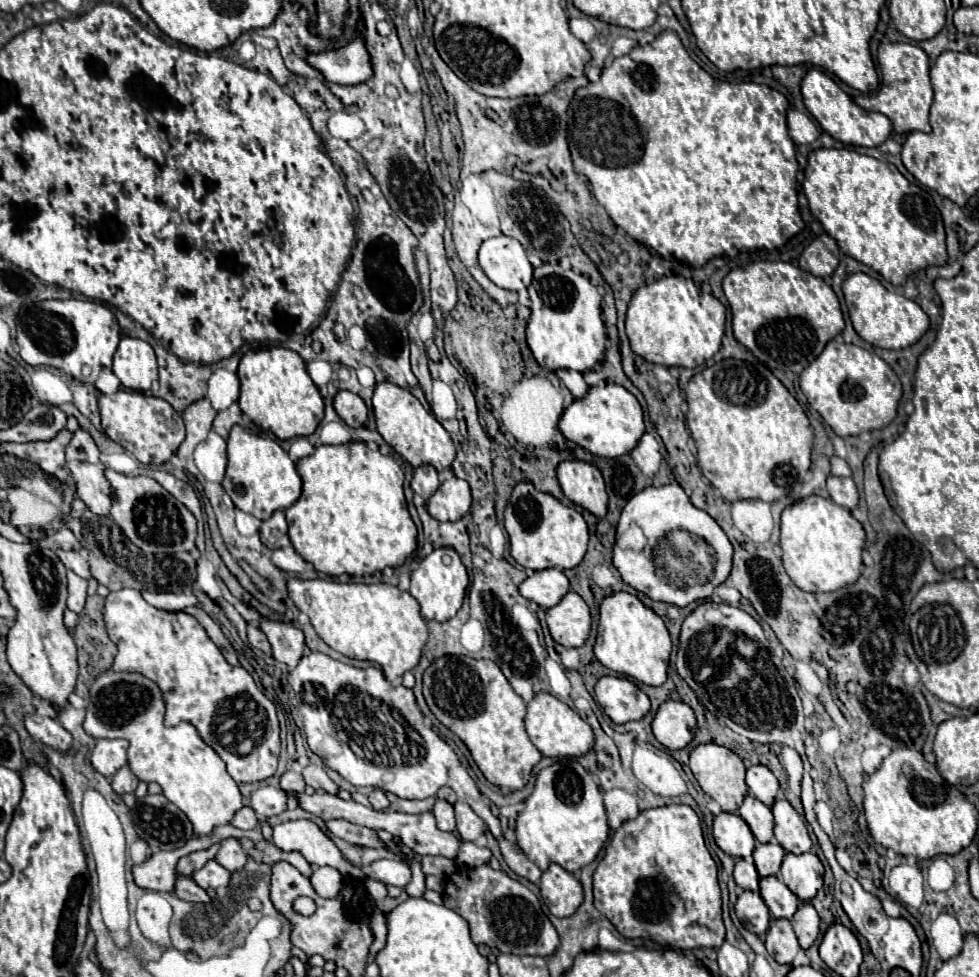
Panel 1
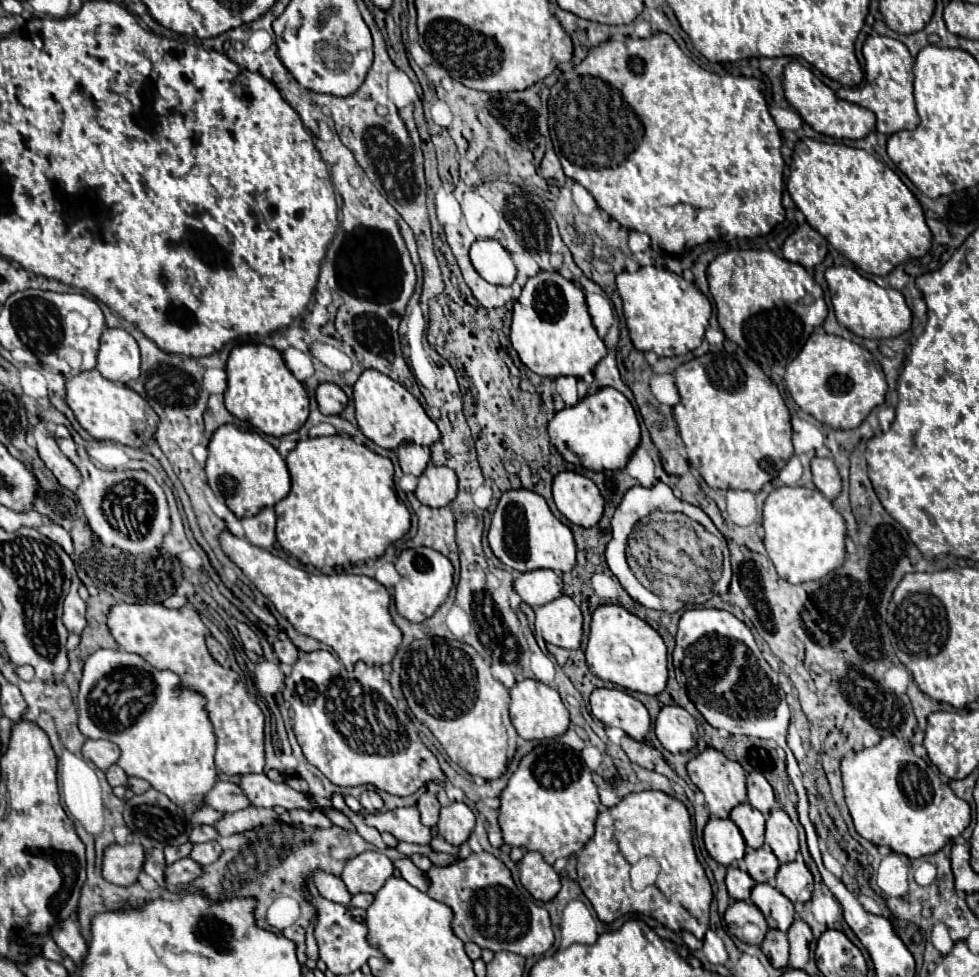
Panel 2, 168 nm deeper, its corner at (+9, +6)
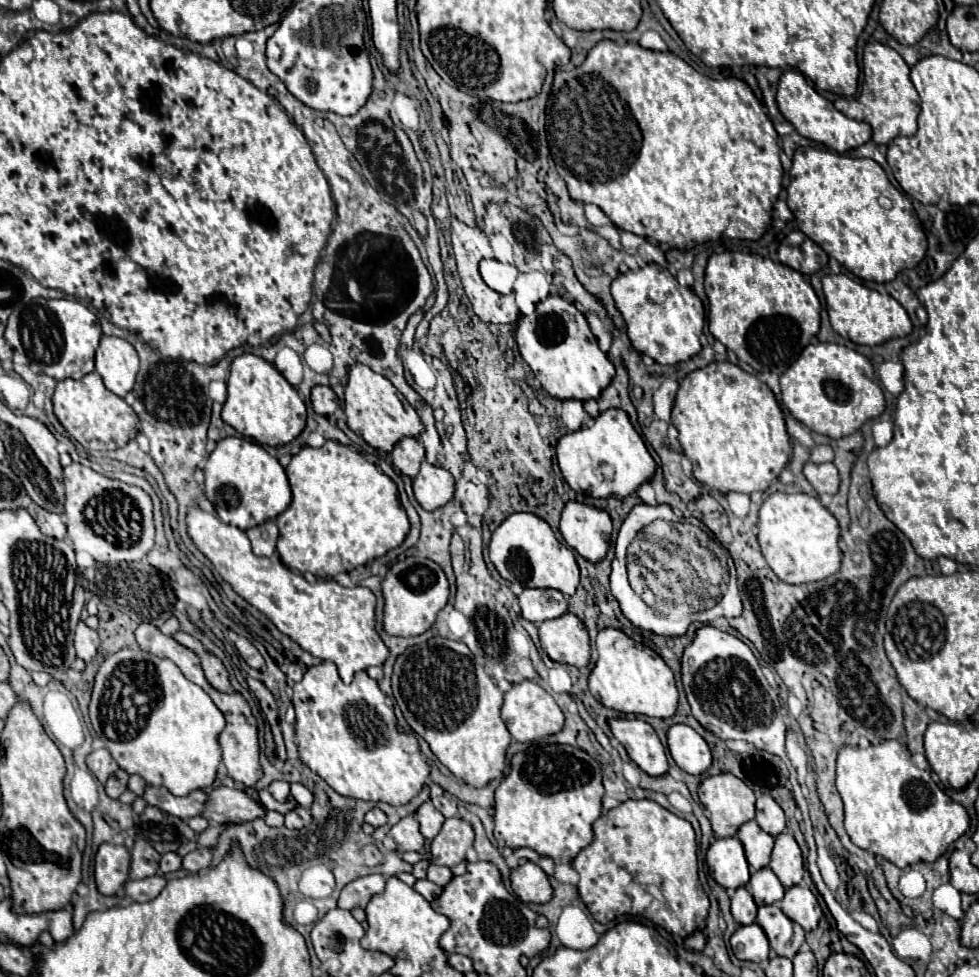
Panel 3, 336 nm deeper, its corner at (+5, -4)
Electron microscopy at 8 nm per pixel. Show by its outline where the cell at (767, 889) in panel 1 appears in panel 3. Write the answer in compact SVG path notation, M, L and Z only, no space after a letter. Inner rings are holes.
M777 905L759 907L757 925L765 931L771 949L779 957L793 959L805 943L805 931L793 923Z

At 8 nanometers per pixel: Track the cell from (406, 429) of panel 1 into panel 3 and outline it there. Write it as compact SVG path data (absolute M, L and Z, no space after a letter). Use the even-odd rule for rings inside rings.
M353 363L347 371L345 383L345 423L347 427L363 437L373 449L391 451L401 437L417 437L423 431L423 423L417 411L407 403L407 399L391 385L391 381L363 363Z

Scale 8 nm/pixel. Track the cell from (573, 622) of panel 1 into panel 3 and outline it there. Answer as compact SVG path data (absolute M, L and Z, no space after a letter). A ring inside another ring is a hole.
M565 613L557 619L539 625L541 649L557 663L567 663L577 669L587 667L591 657L589 635L579 617Z

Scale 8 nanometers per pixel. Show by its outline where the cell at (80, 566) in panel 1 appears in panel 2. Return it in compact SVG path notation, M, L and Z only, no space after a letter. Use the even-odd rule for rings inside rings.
M47 521L47 525L39 527L39 533L43 533L45 537L49 537L53 543L59 543L59 547L63 547L63 549L67 551L67 555L71 555L71 553L73 553L71 537L69 537L69 533L67 533L63 527L59 527L59 525L55 525L55 523Z

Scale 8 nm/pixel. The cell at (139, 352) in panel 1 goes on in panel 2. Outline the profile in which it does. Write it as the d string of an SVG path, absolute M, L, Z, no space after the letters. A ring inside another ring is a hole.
M105 329L97 355L97 371L119 383L129 383L139 377L141 353L133 335L125 329Z

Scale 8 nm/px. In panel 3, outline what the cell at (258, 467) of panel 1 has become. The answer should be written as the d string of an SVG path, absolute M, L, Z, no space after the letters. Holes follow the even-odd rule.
M225 437L207 459L205 497L213 503L219 519L239 529L251 529L283 513L291 503L291 487L285 469L263 447L245 437Z

